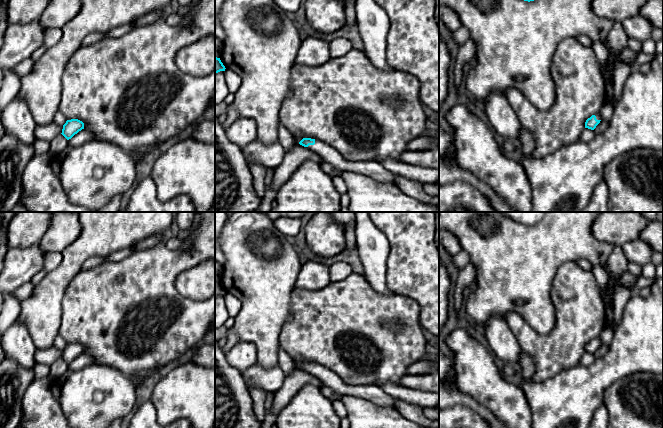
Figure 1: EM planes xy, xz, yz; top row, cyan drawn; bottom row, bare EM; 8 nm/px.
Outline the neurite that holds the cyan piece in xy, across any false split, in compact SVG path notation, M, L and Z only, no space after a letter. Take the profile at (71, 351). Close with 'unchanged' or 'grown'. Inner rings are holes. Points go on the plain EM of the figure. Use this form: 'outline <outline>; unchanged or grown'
outline M78 343L67 344L63 349L62 359L67 363L71 363L75 358L84 353L84 347Z; unchanged

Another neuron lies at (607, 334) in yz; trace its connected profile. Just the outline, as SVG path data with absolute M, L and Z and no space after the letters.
M605 325L600 334L602 344L610 346L614 338L614 326Z

